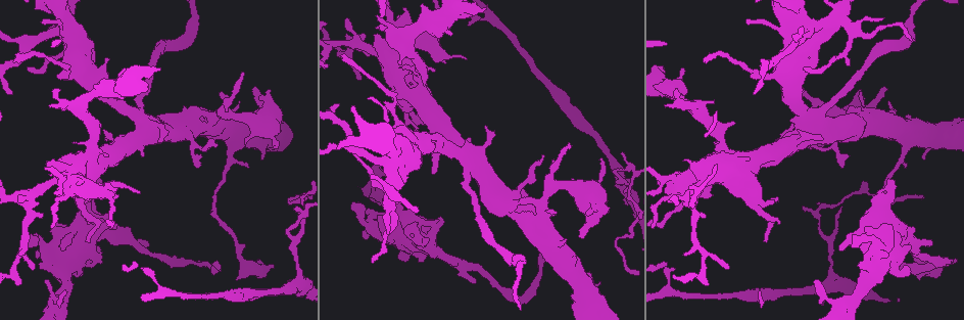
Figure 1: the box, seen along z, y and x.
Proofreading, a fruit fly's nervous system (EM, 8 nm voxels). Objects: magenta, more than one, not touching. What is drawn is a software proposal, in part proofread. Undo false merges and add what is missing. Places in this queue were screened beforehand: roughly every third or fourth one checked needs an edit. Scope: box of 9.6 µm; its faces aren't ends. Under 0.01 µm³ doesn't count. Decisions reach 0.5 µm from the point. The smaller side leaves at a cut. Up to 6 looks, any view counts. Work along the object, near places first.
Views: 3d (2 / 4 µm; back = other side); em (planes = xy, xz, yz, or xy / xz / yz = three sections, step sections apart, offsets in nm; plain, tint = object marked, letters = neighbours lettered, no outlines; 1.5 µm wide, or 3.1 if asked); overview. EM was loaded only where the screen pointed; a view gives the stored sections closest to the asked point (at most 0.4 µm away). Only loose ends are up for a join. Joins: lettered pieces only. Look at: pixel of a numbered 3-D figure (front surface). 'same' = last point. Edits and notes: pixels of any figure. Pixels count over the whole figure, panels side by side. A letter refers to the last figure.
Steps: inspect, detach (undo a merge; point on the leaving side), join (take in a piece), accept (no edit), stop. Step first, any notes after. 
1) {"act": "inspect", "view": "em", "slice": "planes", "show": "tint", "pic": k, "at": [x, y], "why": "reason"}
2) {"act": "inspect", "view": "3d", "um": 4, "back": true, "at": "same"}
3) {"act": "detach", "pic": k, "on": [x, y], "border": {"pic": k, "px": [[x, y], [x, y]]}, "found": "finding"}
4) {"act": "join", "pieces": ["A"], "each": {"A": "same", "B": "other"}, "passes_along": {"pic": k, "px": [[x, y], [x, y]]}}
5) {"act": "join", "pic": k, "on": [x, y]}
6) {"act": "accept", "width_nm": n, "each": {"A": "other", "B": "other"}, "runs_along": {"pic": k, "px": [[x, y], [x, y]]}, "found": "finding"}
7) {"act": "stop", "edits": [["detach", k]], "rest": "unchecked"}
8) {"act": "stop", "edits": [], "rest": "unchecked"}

{"act": "inspect", "view": "em", "slice": "planes", "show": "tint", "pic": 1, "at": [625, 192], "why": "branch stops here"}

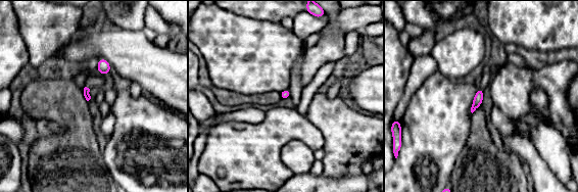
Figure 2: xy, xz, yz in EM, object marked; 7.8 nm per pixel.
{"act": "inspect", "view": "em", "slice": "planes", "show": "letters", "at": "same", "why": "what lies round it"}

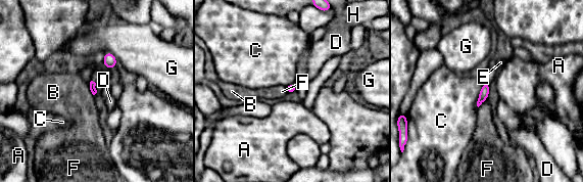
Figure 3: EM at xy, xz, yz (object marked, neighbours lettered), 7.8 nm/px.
{"act": "accept", "each": {"A": "other", "B": "other", "C": "other", "D": "other", "E": "other", "F": "other", "G": "other", "H": "other"}, "border": {"pic": 3, "px": [[89, 86], [93, 94]]}, "found": "none of them fits"}

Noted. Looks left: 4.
{"act": "inspect", "view": "3d", "um": 2, "pic": 1, "at": [59, 89], "why": "free end"}

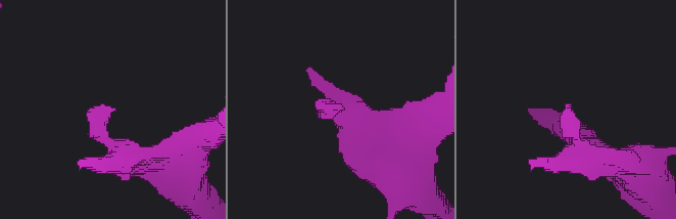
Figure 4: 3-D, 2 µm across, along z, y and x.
{"act": "inspect", "view": "em", "slice": "planes", "show": "letters", "pic": 4, "at": [336, 103]}

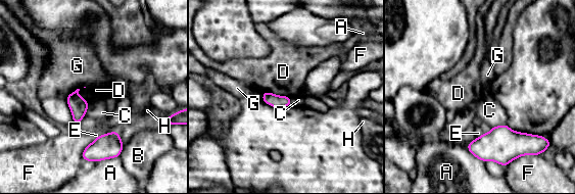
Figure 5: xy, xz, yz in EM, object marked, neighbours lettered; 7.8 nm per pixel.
{"act": "accept", "longest_contact_nm": ["D", 220], "each": {"A": "other", "B": "other", "C": "other", "D": "other", "E": "other", "F": "other", "G": "other", "H": "other"}, "border": {"pic": 5, "px": [[262, 91], [289, 97]]}, "found": "no lettered piece goes on from it"}

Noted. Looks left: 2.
{"act": "inspect", "view": "em", "slice": "planes", "show": "letters", "pic": 1, "at": [911, 39], "why": "tapers out"}

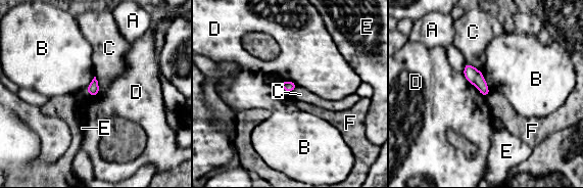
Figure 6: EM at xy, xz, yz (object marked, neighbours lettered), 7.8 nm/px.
{"act": "accept", "longest_contact_nm": ["D", 260], "each": {"A": "other", "B": "other", "C": "other", "D": "other", "E": "other", "F": "other"}, "border": {"pic": 6, "px": [[480, 71], [490, 91]]}, "found": "no lettered piece goes on from it"}

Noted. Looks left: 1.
{"act": "stop", "edits": [], "rest": "unchecked"}

